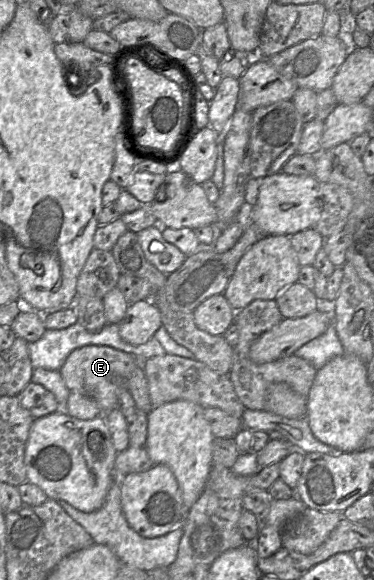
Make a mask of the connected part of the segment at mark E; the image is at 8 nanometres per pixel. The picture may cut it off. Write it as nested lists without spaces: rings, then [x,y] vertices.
[[[87,345],[73,350],[59,372],[70,391],[86,395],[96,401],[102,414],[116,408],[118,396],[128,390],[128,381],[135,368],[142,366],[144,359],[109,346]]]

